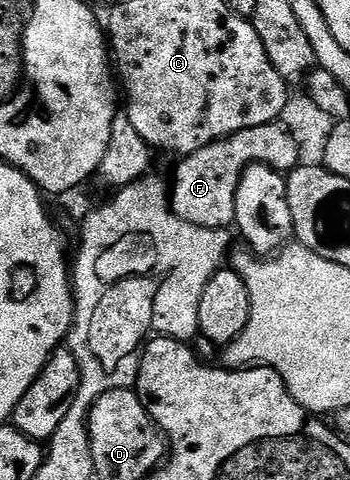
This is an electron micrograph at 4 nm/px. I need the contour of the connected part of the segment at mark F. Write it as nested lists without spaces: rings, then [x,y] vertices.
[[[280,120],[232,133],[176,162],[177,170],[171,180],[172,209],[179,219],[197,227],[229,229],[235,222],[235,191],[245,168],[270,165],[273,169],[290,171],[299,165],[299,151],[295,135]]]

